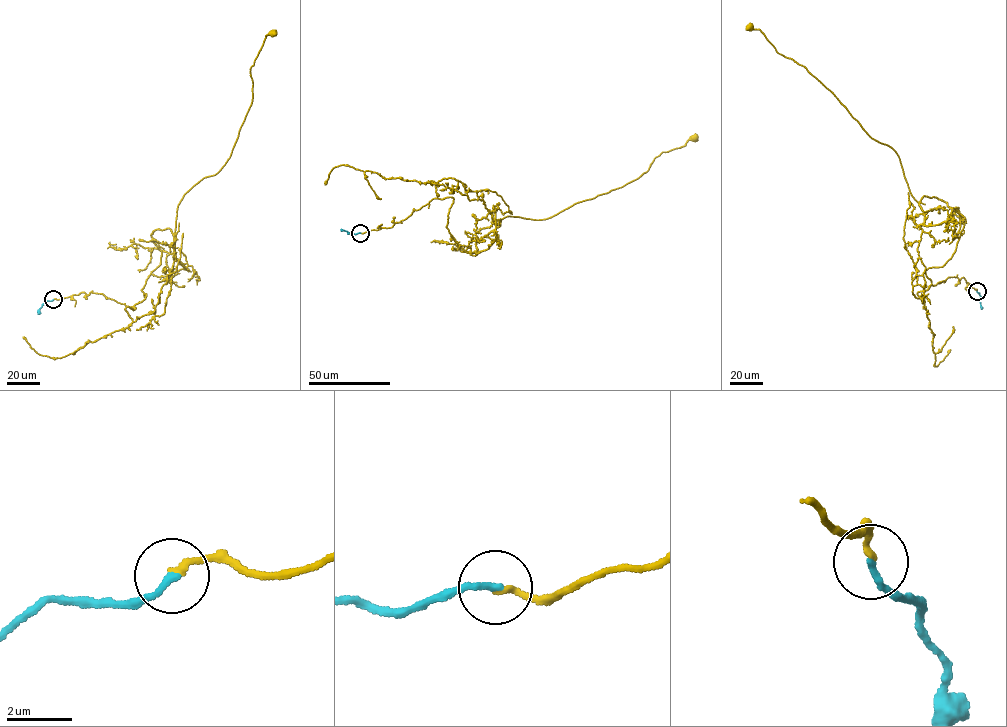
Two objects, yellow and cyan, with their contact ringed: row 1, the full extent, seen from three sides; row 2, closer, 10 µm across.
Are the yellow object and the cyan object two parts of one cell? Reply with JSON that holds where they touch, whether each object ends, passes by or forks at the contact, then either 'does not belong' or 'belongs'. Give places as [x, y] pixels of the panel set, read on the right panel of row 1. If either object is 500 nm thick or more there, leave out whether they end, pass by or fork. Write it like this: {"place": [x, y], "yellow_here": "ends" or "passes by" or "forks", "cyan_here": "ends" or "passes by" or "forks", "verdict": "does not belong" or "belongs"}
{"place": [977, 291], "yellow_here": "ends", "cyan_here": "ends", "verdict": "belongs"}

